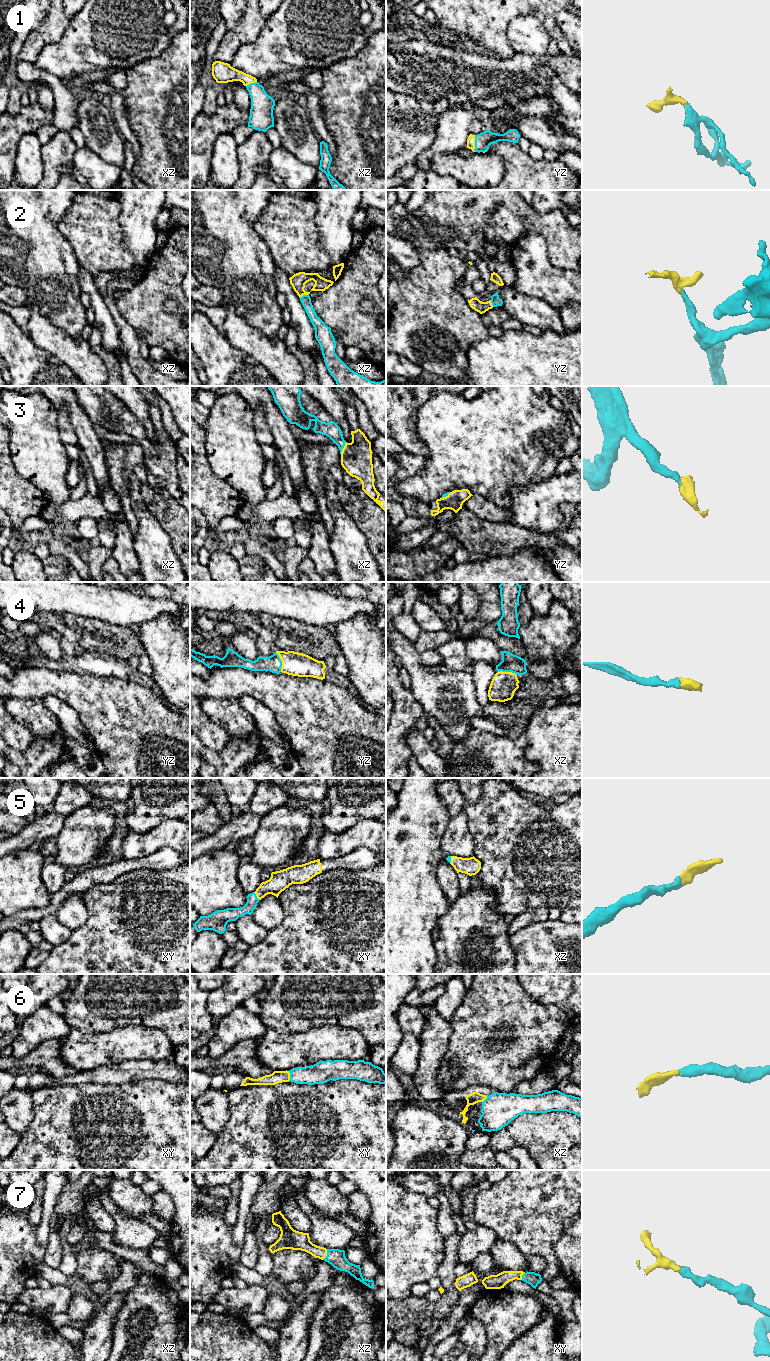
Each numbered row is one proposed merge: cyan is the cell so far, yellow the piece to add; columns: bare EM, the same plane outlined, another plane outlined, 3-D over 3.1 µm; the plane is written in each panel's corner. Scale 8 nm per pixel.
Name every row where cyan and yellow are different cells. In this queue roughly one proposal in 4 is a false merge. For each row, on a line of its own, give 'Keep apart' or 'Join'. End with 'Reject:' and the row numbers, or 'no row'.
1: Join
2: Join
3: Join
4: Join
5: Join
6: Join
7: Join
Reject: no row

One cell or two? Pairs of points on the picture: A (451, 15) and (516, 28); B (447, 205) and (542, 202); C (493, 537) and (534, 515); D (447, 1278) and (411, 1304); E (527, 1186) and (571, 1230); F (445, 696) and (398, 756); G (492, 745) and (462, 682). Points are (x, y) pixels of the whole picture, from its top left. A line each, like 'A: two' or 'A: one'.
A: two
B: two
C: two
D: one
E: two
F: two
G: two

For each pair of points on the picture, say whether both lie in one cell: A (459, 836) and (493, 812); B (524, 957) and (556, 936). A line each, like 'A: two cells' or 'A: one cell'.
A: two cells
B: one cell

